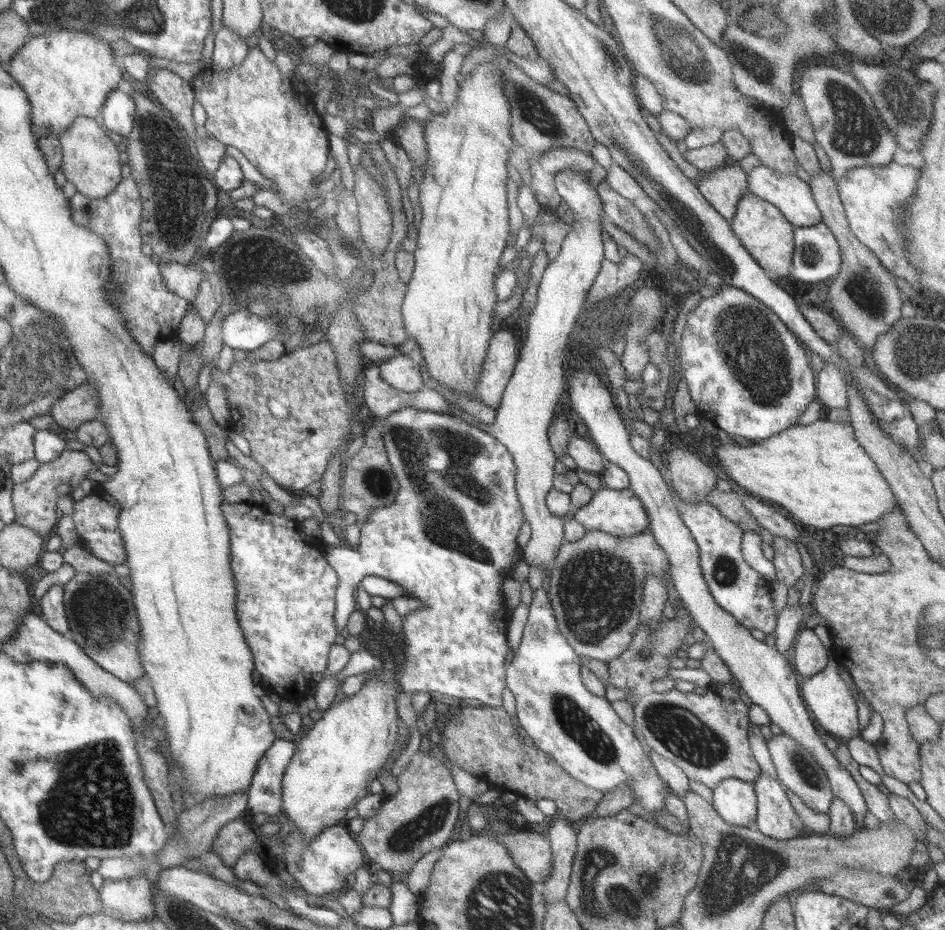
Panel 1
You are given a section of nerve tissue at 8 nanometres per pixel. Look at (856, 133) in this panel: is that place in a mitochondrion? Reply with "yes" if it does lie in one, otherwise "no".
yes

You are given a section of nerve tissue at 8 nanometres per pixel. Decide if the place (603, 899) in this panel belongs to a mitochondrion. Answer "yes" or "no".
yes

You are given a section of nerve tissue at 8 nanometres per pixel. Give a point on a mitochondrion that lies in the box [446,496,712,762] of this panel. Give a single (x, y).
(596, 589)

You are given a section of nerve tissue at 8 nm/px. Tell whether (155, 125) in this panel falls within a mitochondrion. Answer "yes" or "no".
no

